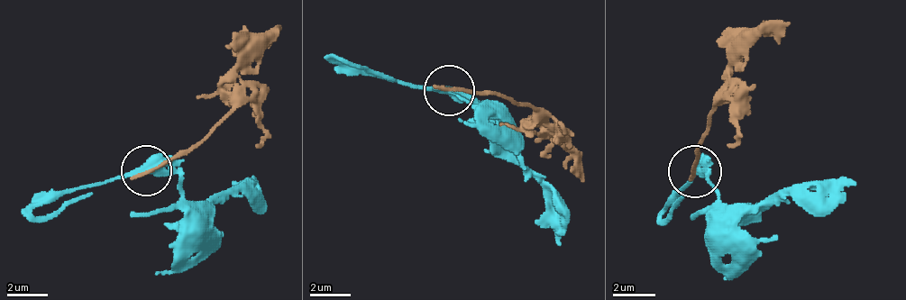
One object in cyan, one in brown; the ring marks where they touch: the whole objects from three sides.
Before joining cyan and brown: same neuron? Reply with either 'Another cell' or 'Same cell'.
Same cell

